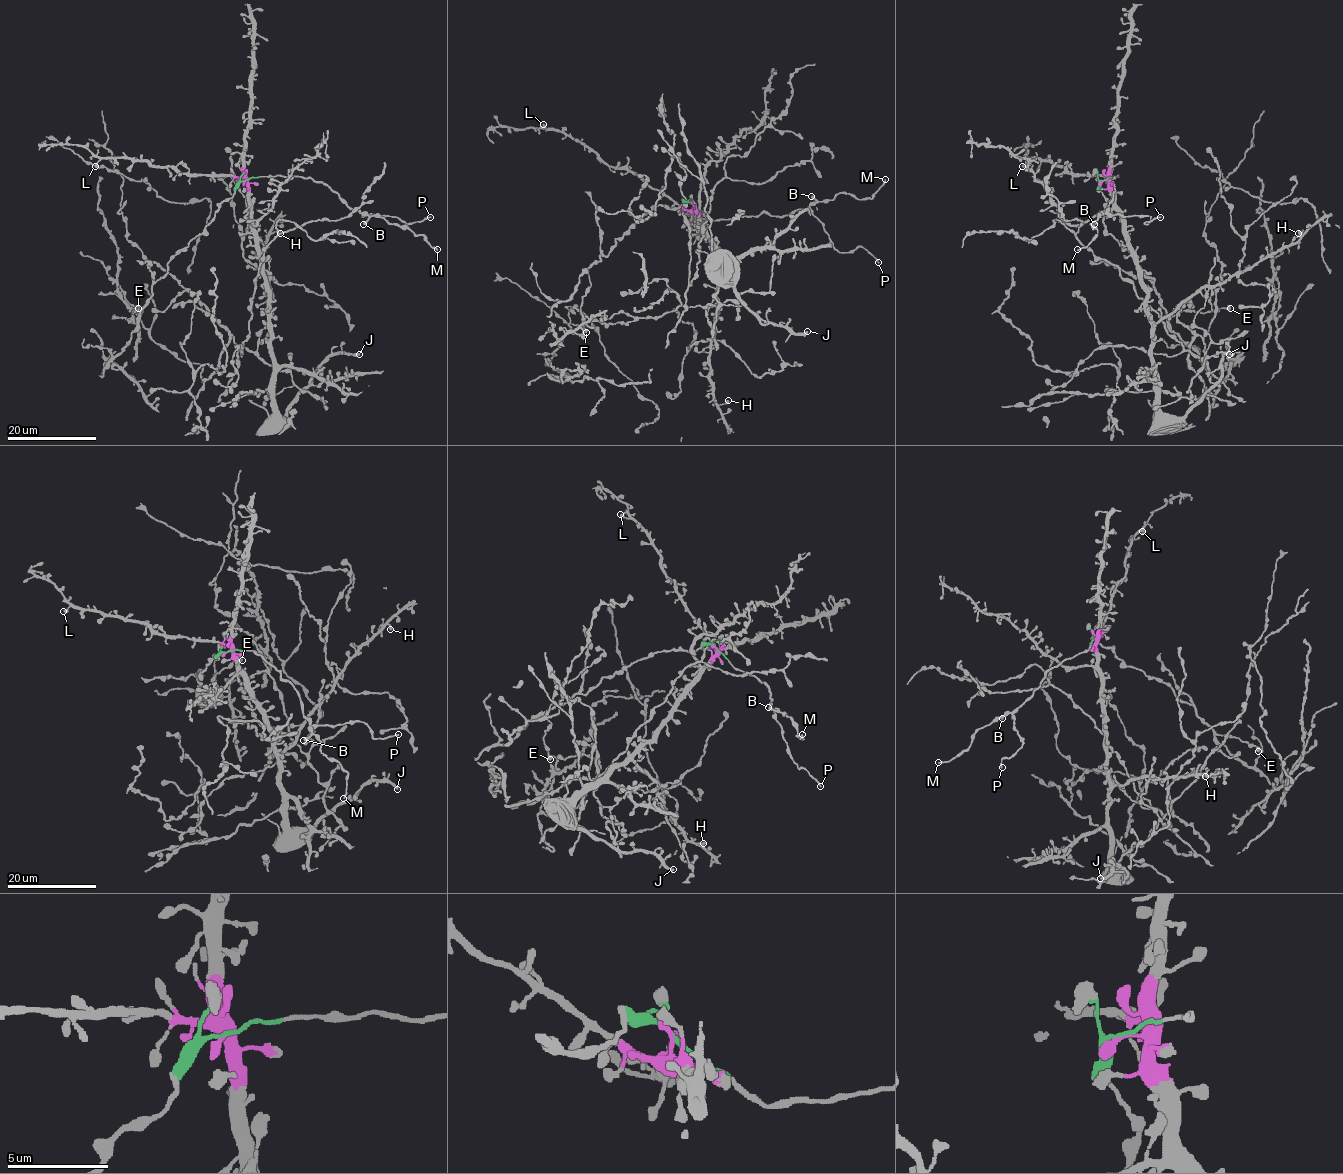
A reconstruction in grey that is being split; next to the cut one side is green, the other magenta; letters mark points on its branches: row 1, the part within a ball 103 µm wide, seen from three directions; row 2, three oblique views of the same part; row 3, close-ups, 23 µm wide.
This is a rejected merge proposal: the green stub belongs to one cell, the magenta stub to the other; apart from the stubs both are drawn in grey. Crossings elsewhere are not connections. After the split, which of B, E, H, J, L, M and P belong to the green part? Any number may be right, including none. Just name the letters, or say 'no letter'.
B, E, M, P

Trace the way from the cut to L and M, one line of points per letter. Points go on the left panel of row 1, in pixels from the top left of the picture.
L: (245, 179), (189, 175), (170, 166), (152, 166), (146, 161), (131, 158), (102, 158), (95, 166)
M: (245, 179), (303, 176), (320, 181), (352, 208), (384, 217), (391, 224), (405, 225), (423, 235), (437, 250)

